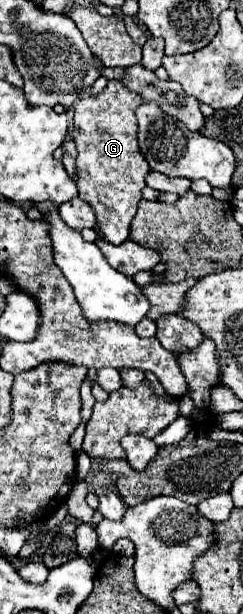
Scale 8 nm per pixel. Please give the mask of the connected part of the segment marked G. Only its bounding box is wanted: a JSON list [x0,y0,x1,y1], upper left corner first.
[73,81,149,245]

